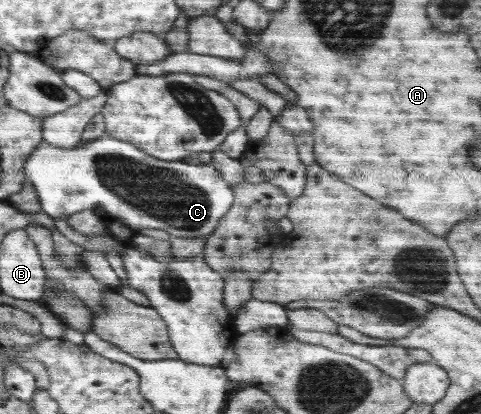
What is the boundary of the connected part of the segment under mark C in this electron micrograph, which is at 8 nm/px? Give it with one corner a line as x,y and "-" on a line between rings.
108,133
100,135
96,141
88,141
82,145
78,143
70,149
54,147
43,141
32,151
32,155
28,155
24,163
24,174
26,181
36,188
41,212
54,221
66,221
72,214
94,210
100,206
106,211
109,220
117,220
132,229
159,229
169,233
171,237
206,240
233,204
231,185
210,163
192,165
183,159
162,161
146,155
132,143
110,137

